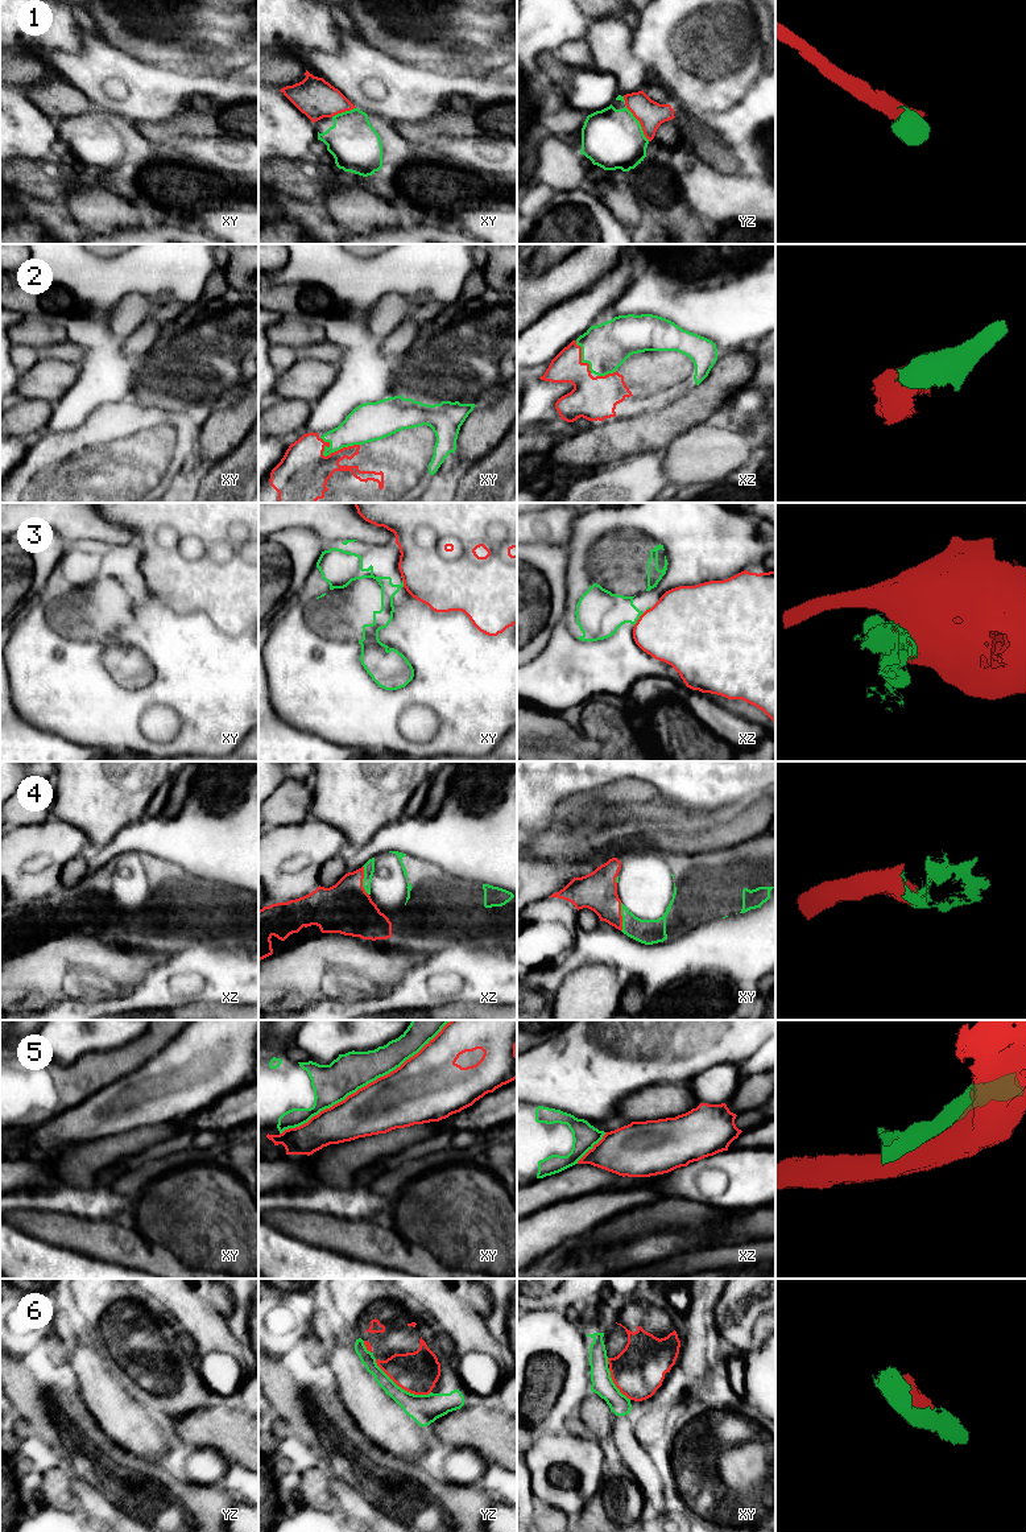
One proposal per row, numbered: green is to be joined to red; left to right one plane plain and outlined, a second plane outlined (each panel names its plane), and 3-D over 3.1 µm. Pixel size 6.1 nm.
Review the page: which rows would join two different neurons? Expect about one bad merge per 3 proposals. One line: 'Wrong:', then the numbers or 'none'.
Wrong: 1, 3, 5

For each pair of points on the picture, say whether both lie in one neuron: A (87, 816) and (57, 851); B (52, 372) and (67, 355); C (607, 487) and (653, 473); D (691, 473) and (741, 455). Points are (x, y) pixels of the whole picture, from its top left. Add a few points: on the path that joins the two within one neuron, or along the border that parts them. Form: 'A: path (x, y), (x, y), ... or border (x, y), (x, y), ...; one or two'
A: border (57, 817), (77, 826), (85, 834), (89, 851); two
B: border (40, 356), (67, 360), (74, 364); two
C: path (619, 487), (628, 487), (641, 477); one
D: path (703, 461), (708, 455), (729, 455); one

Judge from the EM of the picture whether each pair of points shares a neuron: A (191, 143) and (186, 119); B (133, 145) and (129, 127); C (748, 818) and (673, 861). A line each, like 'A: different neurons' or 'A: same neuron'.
A: different neurons
B: same neuron
C: different neurons

